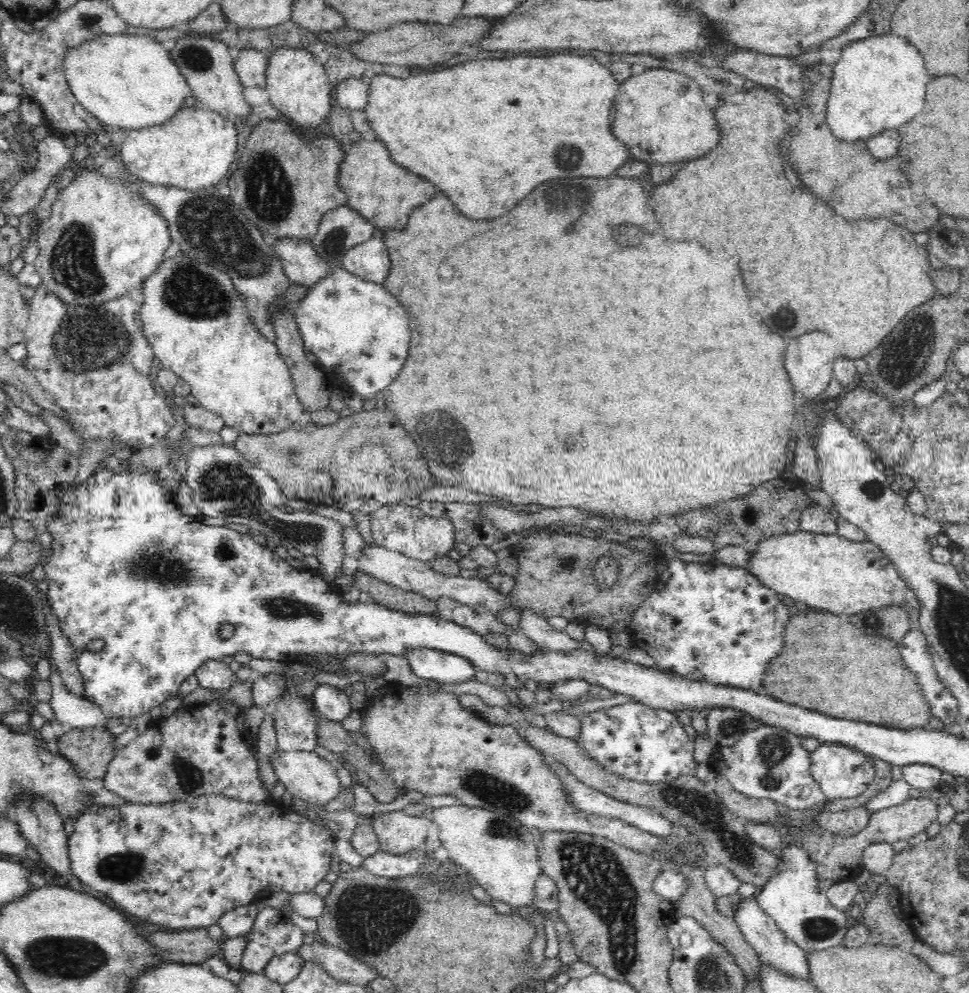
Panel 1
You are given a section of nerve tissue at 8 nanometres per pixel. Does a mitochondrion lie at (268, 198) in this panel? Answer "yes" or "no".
yes

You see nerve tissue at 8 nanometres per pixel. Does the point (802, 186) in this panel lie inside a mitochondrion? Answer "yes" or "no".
no

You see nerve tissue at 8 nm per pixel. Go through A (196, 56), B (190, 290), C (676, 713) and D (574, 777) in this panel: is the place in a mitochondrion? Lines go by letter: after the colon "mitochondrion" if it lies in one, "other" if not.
A: mitochondrion
B: mitochondrion
C: other
D: other

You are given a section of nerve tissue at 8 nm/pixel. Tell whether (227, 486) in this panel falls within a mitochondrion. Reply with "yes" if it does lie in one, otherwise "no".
yes

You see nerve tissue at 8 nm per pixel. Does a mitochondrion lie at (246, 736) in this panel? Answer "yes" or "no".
no

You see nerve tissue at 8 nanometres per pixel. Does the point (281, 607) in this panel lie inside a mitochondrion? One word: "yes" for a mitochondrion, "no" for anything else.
yes

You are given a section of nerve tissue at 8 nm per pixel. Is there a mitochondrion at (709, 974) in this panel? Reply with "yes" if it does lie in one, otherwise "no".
yes

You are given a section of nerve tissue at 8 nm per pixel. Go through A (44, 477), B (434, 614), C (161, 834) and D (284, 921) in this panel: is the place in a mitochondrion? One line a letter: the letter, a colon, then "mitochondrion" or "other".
A: other
B: other
C: mitochondrion
D: other

